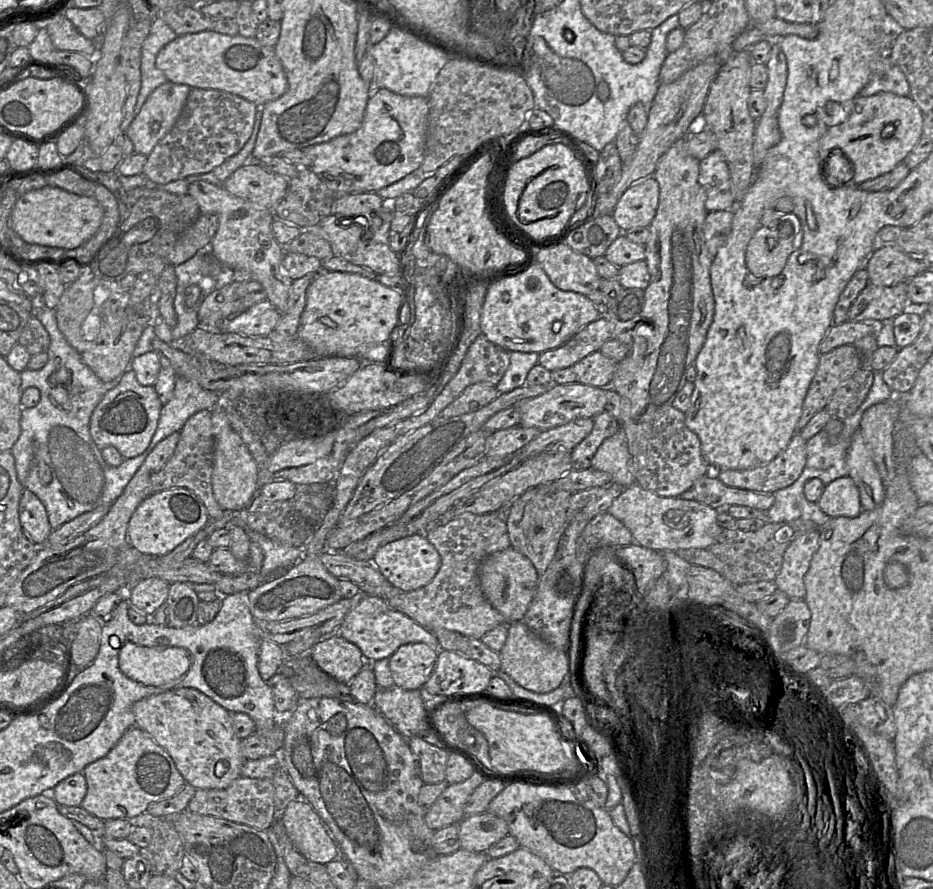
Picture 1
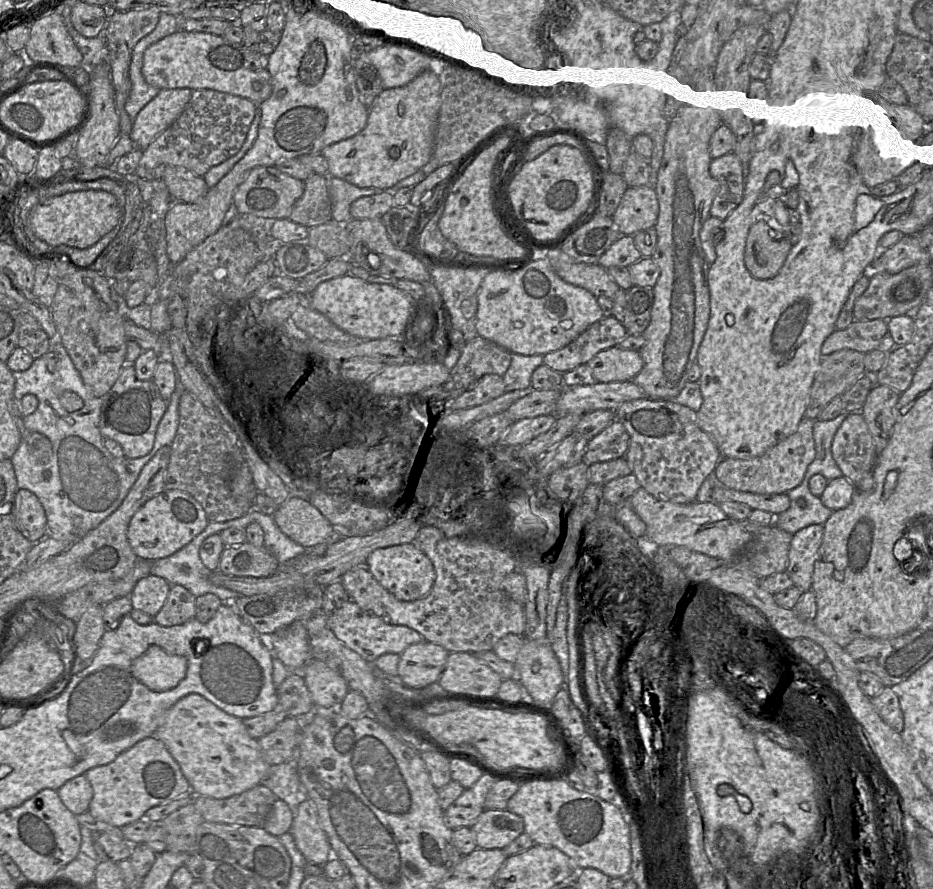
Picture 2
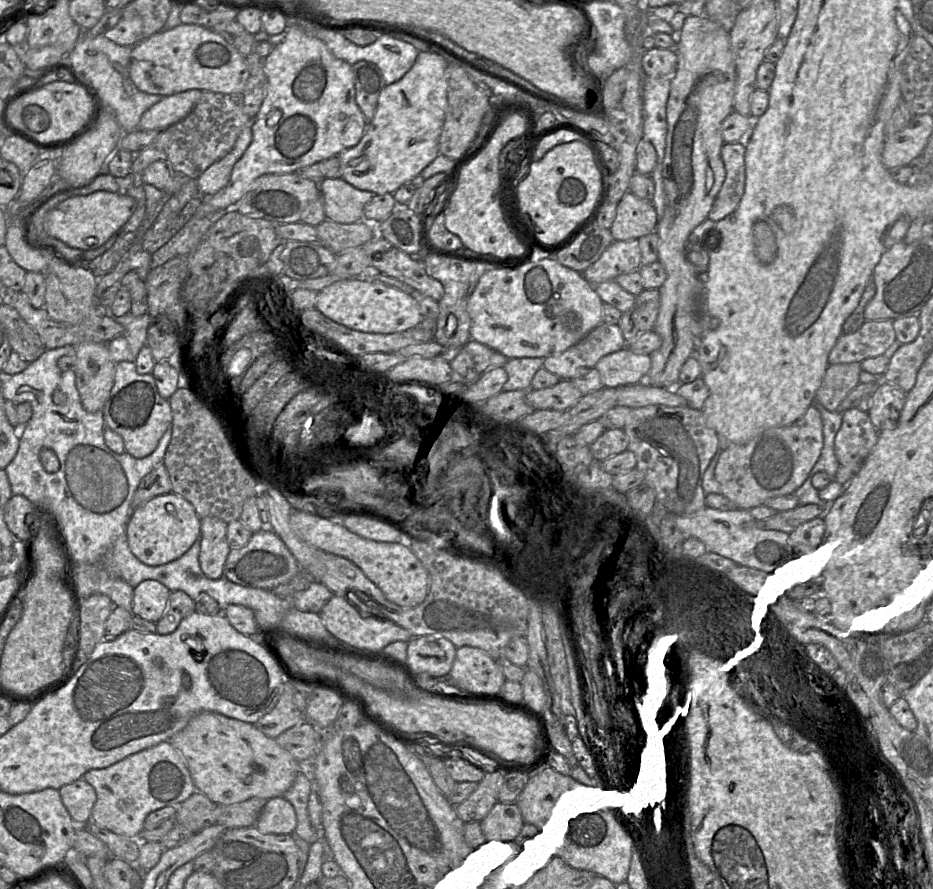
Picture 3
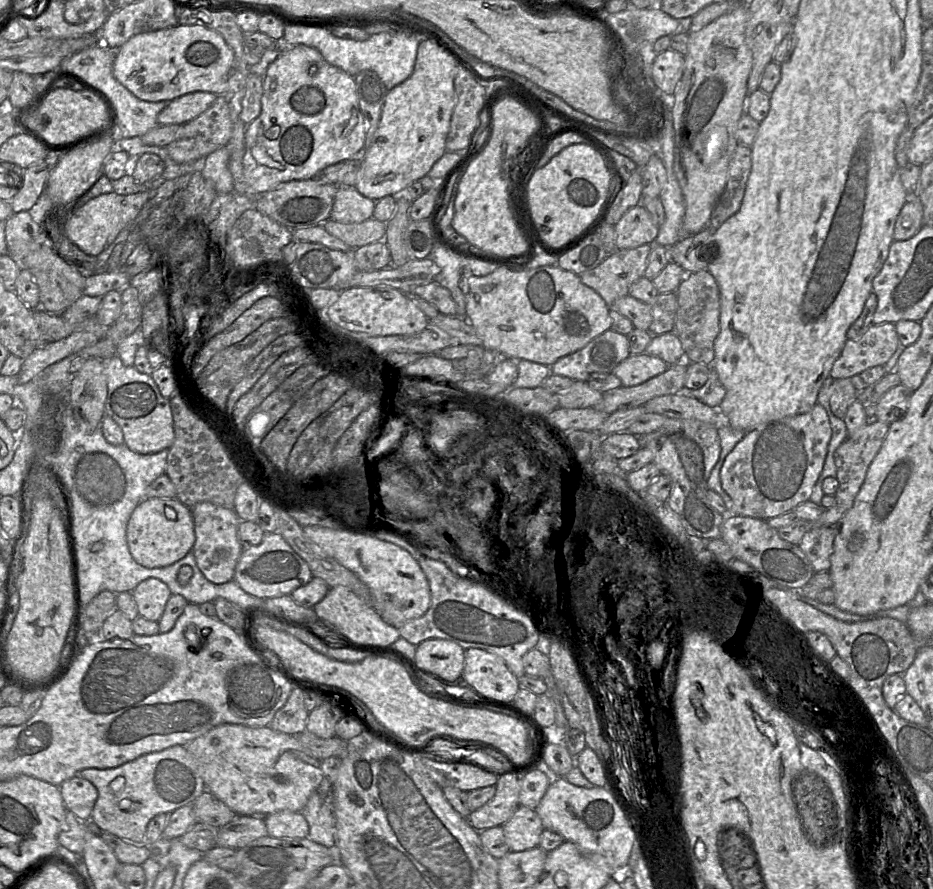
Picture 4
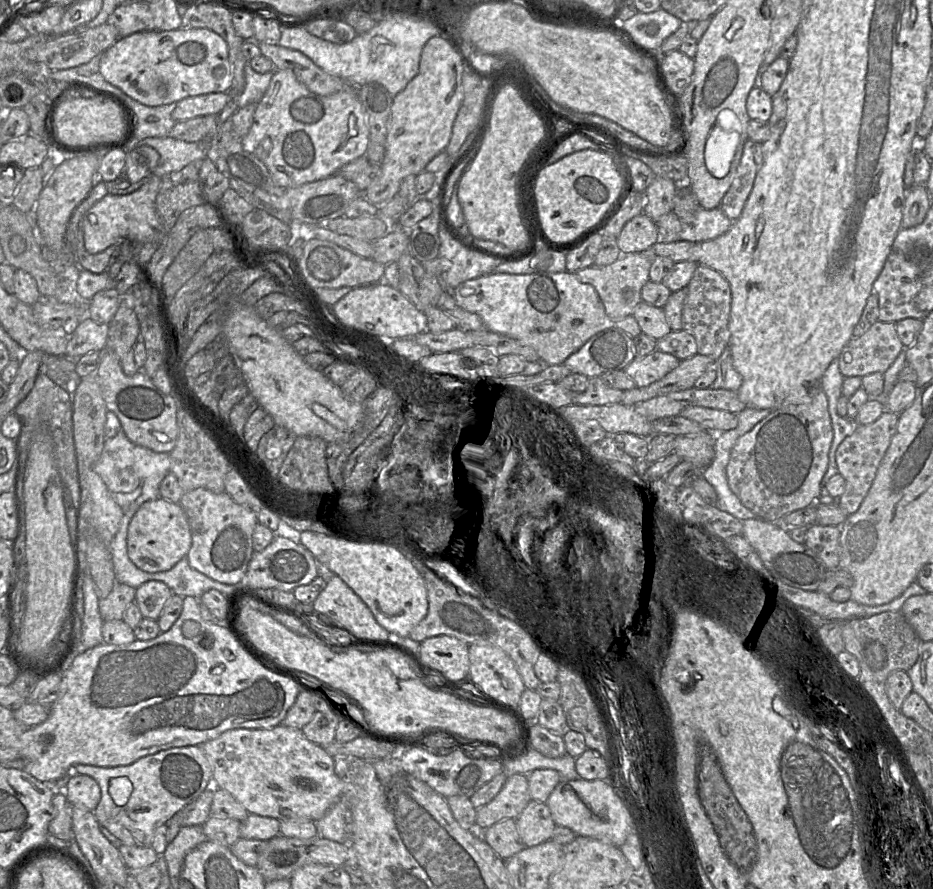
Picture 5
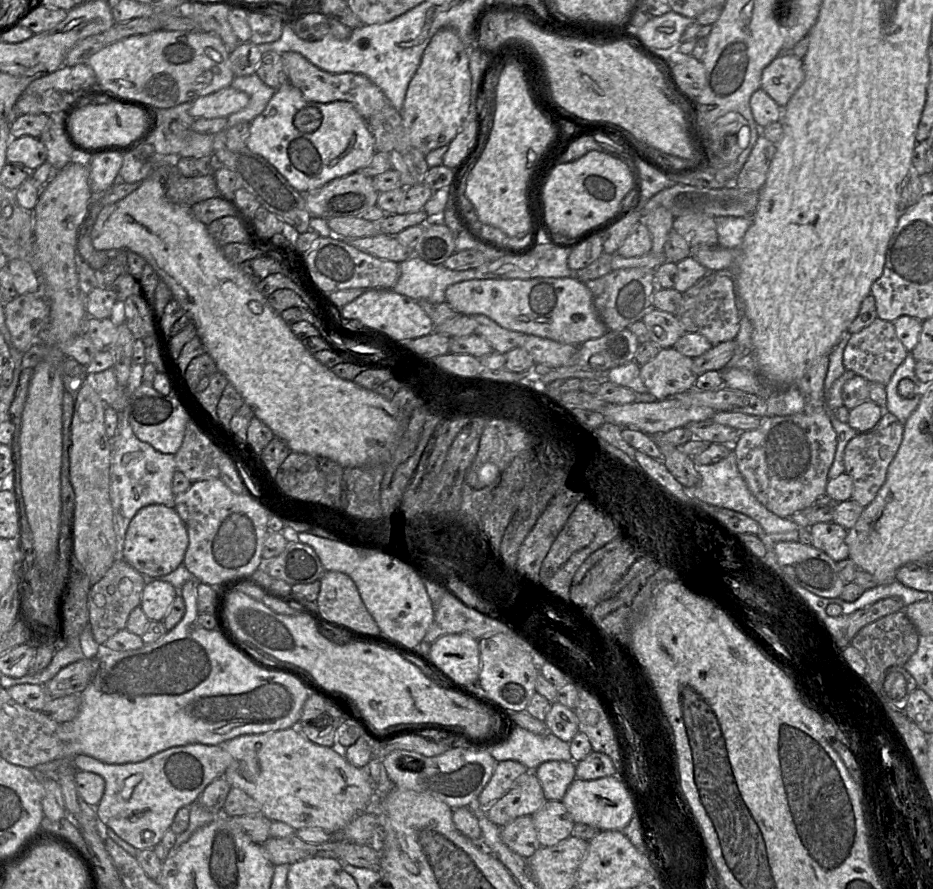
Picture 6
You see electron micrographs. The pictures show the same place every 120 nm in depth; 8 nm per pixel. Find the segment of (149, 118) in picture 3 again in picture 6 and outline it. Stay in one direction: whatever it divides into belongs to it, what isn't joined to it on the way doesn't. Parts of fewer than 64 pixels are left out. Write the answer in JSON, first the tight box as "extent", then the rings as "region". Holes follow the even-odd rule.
{"extent":[190,86,248,118],"region":[[[229,86],[195,99],[191,102],[190,115],[193,118],[228,117],[248,103],[247,93]]]}

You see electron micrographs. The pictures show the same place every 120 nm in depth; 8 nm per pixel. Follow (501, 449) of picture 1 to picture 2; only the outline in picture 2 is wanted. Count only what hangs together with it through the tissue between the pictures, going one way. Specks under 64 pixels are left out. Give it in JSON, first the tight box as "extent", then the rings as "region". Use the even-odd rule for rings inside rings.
{"extent":[500,415,556,447],"region":[[[540,415],[516,421],[508,428],[500,445],[519,447],[547,432],[556,420],[555,415]]]}

